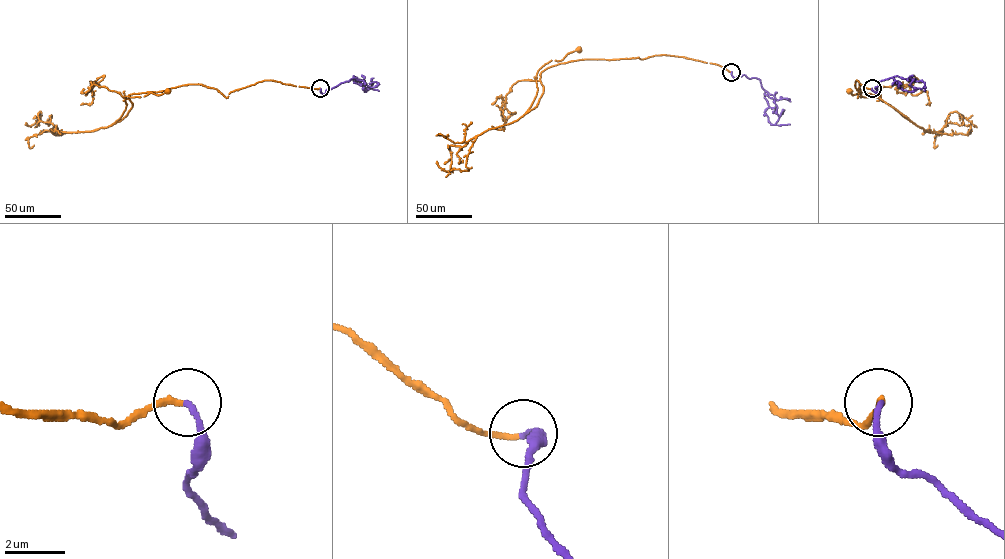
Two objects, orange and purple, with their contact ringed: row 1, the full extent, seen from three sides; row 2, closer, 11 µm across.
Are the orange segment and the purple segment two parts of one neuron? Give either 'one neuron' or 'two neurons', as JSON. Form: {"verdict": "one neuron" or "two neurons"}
{"verdict": "one neuron"}

